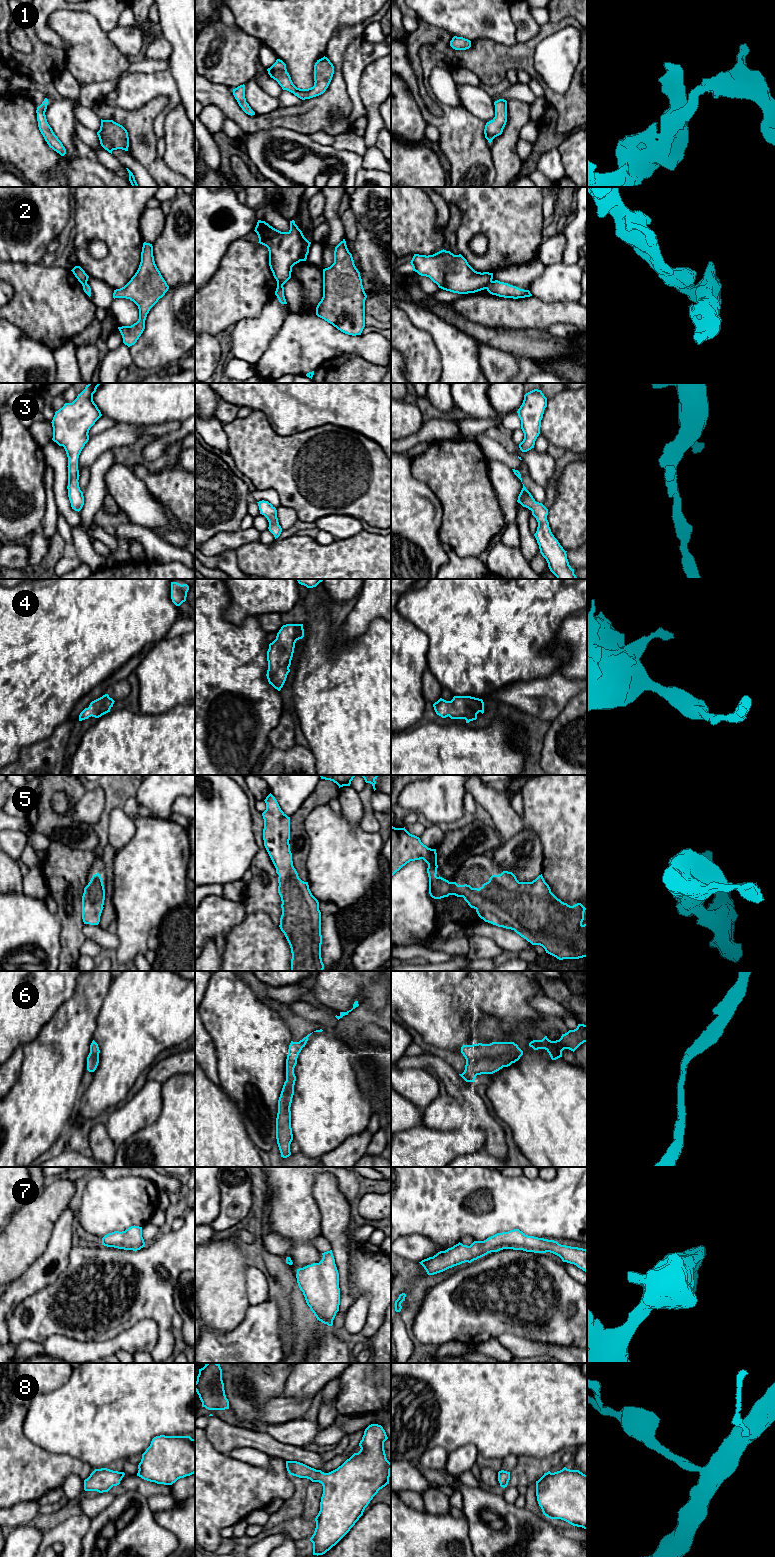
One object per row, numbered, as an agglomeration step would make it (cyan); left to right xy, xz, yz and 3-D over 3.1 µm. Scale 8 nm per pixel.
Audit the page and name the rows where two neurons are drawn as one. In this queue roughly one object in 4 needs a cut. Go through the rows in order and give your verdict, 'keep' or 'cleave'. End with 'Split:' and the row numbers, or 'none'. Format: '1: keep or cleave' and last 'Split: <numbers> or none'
1: keep
2: cleave
3: keep
4: keep
5: keep
6: keep
7: keep
8: keep
Split: 2

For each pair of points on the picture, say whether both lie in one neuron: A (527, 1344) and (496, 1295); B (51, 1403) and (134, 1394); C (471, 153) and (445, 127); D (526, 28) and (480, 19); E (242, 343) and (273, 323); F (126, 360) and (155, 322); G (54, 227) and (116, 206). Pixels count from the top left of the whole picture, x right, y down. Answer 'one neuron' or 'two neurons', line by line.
A: two neurons
B: one neuron
C: one neuron
D: two neurons
E: one neuron
F: two neurons
G: two neurons

